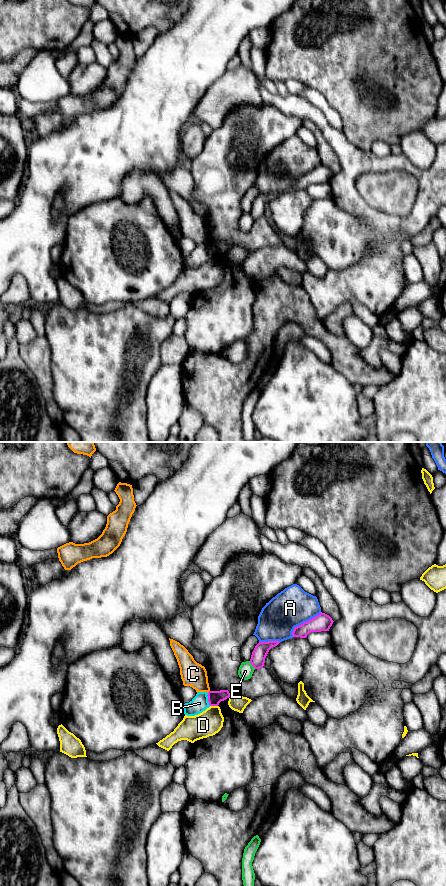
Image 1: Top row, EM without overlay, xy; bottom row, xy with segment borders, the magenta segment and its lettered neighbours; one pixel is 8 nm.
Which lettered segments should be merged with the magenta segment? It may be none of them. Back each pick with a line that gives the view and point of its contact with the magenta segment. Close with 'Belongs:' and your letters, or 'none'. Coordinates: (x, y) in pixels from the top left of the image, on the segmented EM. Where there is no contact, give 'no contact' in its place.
Belongs: none

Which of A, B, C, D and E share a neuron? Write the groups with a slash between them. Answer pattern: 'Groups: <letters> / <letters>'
Groups: A / B / C / D / E

